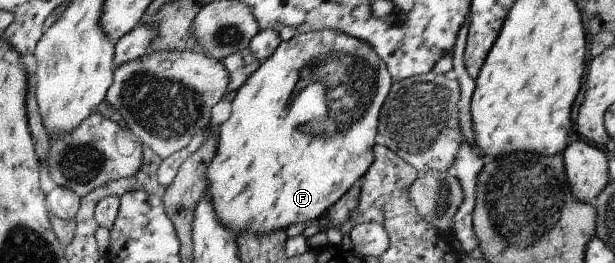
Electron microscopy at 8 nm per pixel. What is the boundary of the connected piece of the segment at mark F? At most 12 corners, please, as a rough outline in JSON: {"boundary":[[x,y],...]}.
{"boundary":[[296,34],[221,124],[207,196],[237,235],[324,219],[373,163],[393,76]]}

